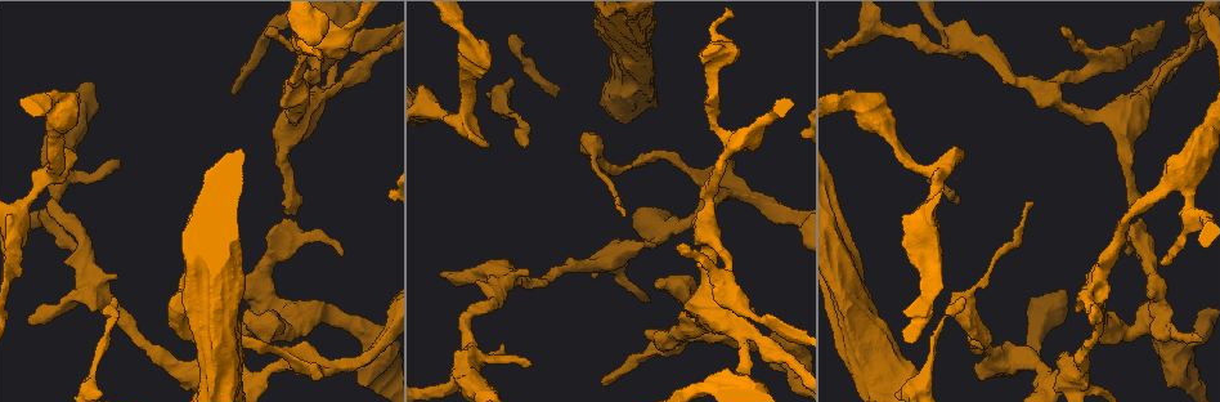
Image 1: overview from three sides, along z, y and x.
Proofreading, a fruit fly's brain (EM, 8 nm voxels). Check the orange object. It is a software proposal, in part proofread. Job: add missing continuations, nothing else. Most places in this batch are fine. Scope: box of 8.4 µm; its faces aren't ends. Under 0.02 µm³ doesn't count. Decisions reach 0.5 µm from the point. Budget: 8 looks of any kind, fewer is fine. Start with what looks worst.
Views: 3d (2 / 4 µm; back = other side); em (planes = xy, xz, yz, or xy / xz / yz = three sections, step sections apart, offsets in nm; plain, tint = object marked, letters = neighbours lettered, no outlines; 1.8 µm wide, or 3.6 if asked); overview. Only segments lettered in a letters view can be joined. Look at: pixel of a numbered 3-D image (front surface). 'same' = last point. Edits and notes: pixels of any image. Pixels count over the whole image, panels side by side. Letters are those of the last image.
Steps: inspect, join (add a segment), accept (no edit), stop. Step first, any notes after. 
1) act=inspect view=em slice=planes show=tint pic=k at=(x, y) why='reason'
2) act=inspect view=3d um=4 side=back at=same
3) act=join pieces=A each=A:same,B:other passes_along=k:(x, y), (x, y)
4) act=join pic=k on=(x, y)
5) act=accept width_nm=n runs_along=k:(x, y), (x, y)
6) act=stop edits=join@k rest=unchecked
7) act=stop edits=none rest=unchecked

act=inspect view=3d um=4 side=back pic=1 at=(502, 344) why='an open end'

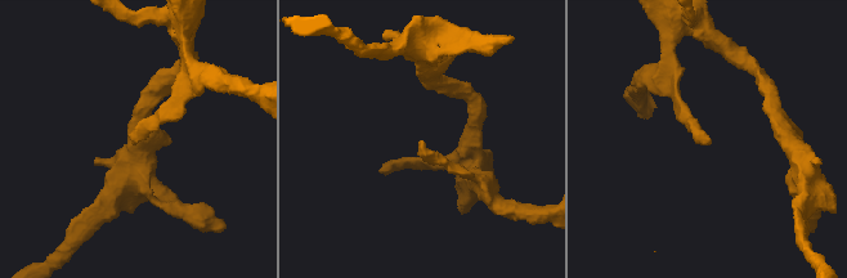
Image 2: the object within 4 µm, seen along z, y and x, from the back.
act=inspect view=em slice=planes show=tint pic=2 at=(422, 144)

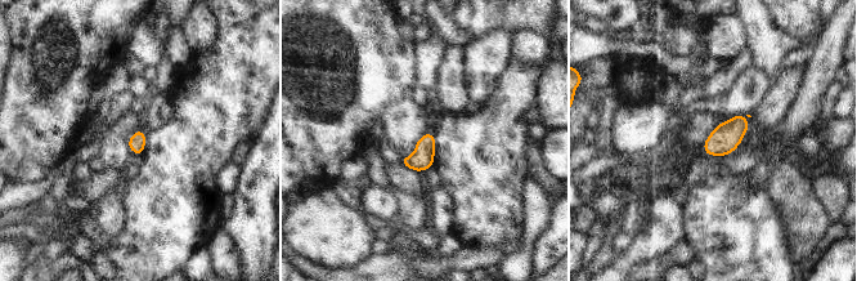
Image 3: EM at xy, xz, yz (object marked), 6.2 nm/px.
act=inspect view=em slice=planes show=letters at=same

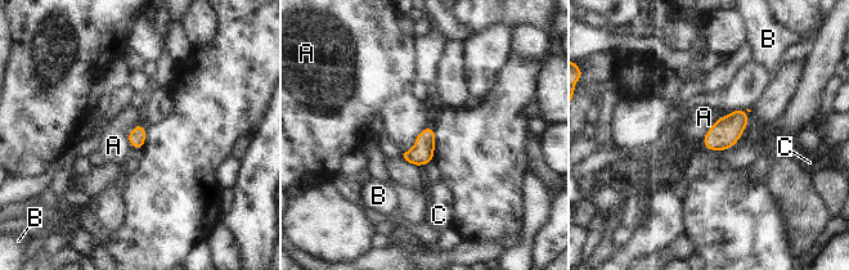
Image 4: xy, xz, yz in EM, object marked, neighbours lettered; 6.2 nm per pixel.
act=accept each=A:other,B:other,C:other border=4:(721, 117), (702, 139) found='no lettered segment goes on from it'

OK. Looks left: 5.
act=inspect view=em slice=planes show=letters pic=1 at=(247, 314) why='free end'

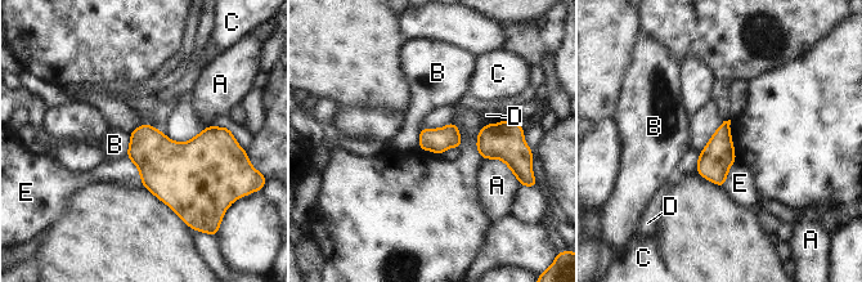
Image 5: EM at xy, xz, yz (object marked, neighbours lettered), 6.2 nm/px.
act=accept each=A:other,B:other,C:other,D:other,E:other found='none of them fits'

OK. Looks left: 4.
act=inspect view=em slice=planes show=plain pic=1 at=(1093, 319) why='branch stops here'

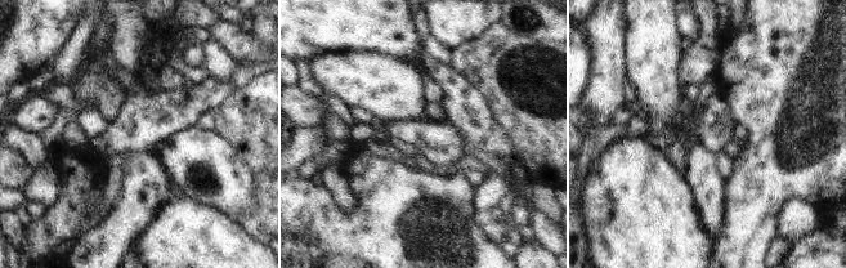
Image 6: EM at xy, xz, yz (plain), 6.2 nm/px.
act=inspect view=em slice=planes show=letters at=same

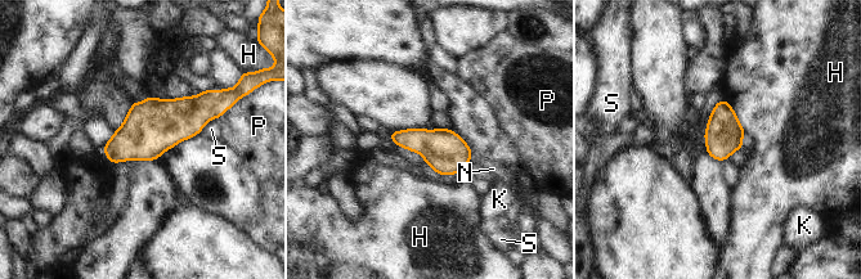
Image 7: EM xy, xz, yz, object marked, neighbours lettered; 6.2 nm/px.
act=accept width_nm=240 each=H:other,K:other,N:other,P:other,S:other border=7:(731, 106), (739, 124), (745, 129) found='none of them fits'

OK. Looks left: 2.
act=stop edits=none rest=unchecked

